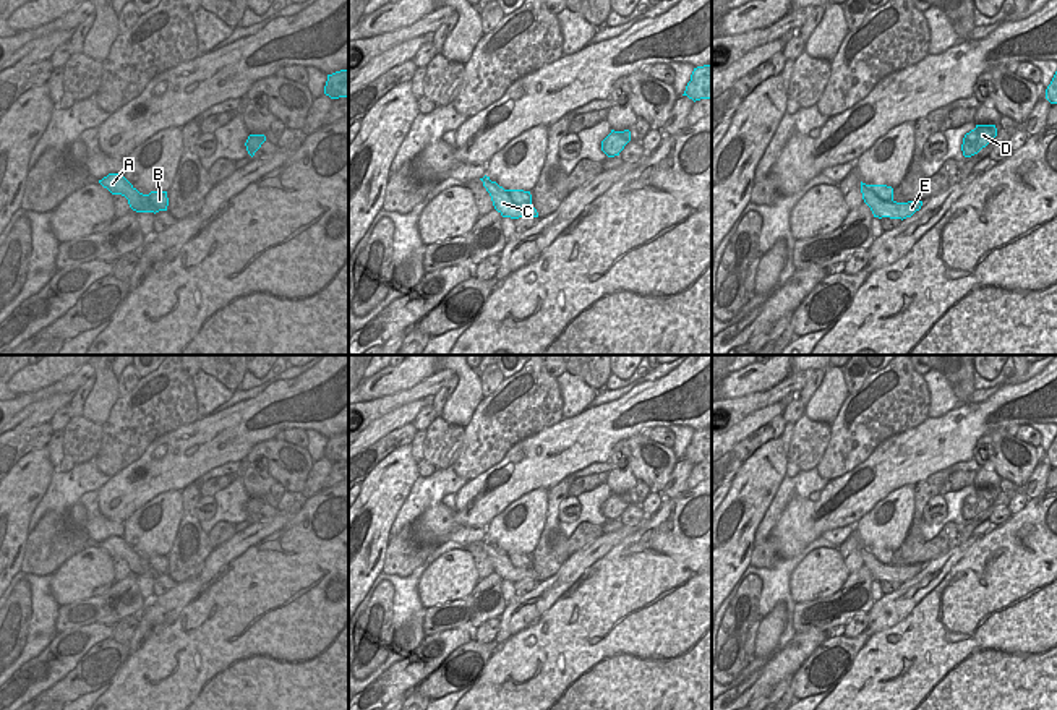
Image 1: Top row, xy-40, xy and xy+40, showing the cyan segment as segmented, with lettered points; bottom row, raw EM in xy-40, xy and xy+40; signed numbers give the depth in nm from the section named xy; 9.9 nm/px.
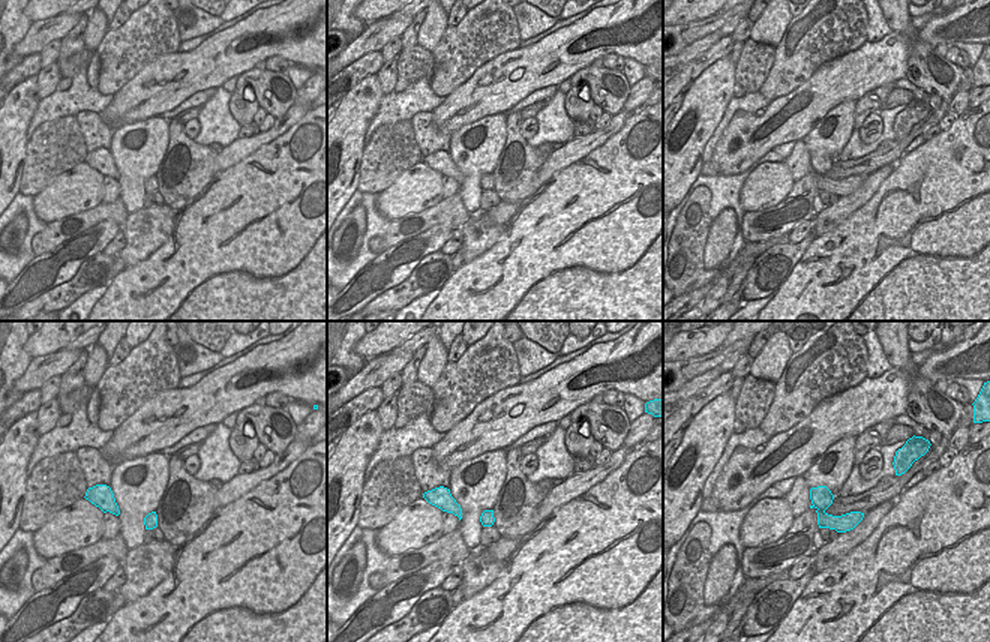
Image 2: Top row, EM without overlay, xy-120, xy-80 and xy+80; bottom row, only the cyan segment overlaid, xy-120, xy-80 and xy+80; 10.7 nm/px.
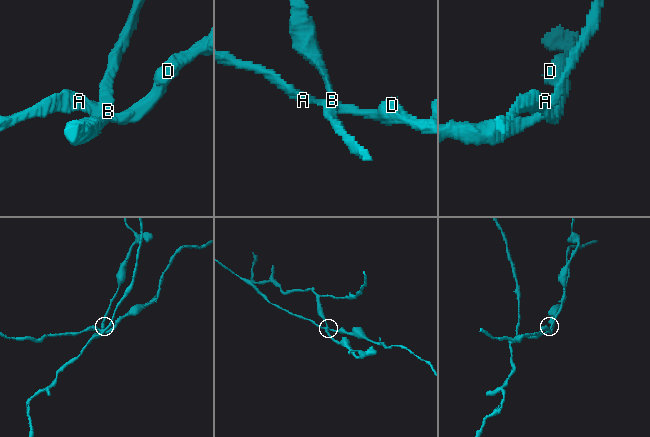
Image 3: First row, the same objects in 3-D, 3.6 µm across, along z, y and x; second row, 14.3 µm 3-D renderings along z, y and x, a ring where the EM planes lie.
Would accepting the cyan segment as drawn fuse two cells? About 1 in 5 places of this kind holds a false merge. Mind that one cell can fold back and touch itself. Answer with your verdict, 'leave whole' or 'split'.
split

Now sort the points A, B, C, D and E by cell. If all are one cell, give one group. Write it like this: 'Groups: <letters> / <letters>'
Groups: A C D E / B

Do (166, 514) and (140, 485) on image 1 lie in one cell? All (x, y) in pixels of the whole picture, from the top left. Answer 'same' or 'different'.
different

